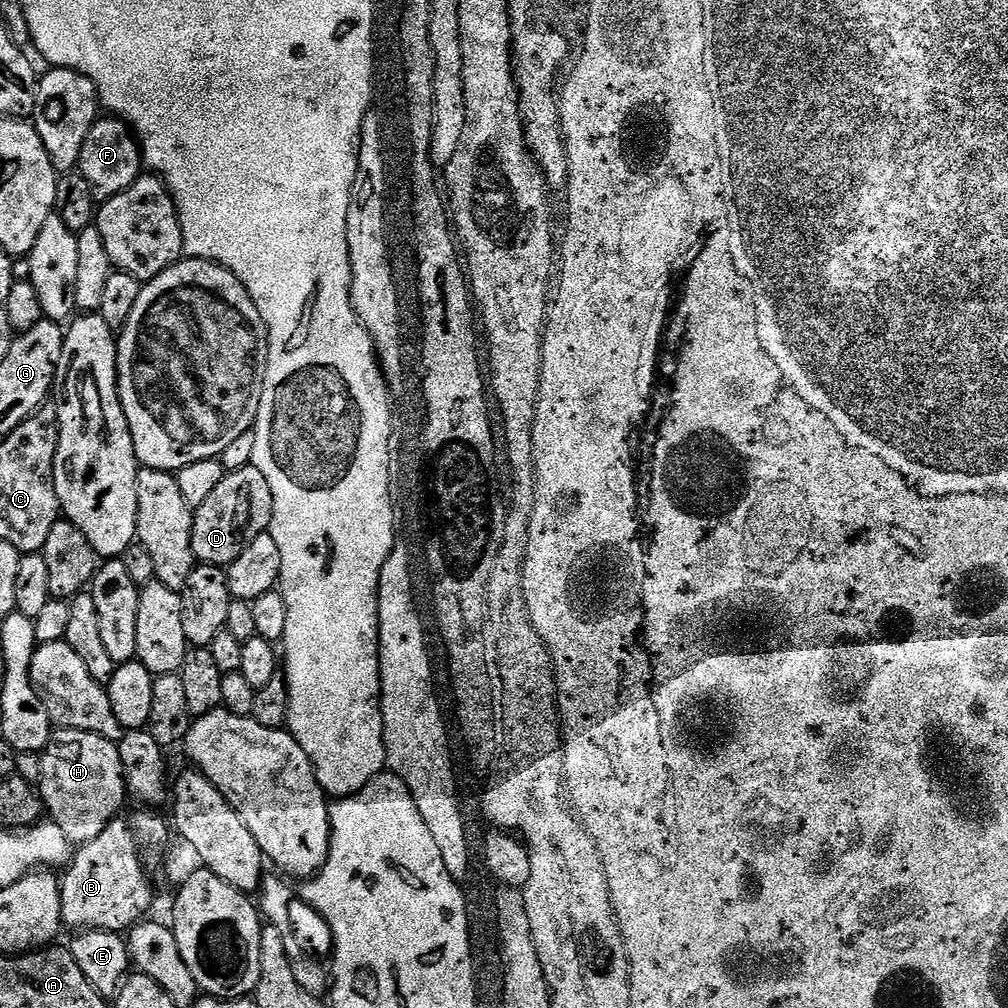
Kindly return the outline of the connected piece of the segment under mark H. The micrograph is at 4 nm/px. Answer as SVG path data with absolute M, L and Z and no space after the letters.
M55 729L41 755L38 791L49 819L73 845L97 838L127 801L127 777L119 745L88 731Z

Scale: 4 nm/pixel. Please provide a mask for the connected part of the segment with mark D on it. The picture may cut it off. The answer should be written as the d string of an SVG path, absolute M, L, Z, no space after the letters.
M247 466L242 469L225 471L222 482L194 509L192 517L192 555L201 564L212 564L224 568L232 564L242 550L254 538L272 527L274 498L270 494L270 482L262 478L262 470Z

